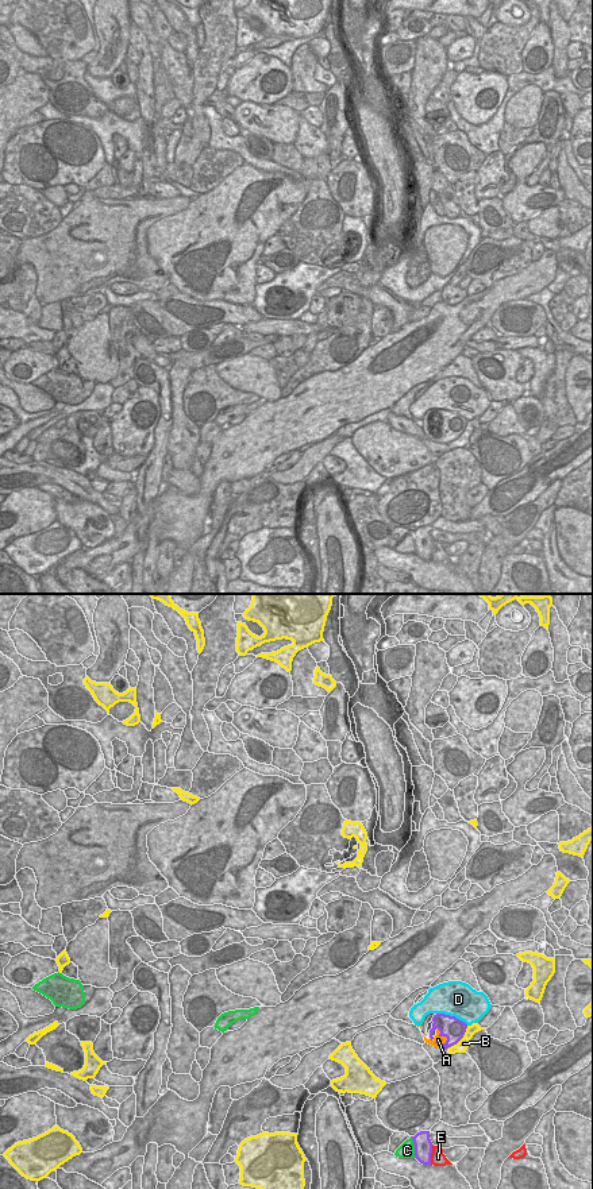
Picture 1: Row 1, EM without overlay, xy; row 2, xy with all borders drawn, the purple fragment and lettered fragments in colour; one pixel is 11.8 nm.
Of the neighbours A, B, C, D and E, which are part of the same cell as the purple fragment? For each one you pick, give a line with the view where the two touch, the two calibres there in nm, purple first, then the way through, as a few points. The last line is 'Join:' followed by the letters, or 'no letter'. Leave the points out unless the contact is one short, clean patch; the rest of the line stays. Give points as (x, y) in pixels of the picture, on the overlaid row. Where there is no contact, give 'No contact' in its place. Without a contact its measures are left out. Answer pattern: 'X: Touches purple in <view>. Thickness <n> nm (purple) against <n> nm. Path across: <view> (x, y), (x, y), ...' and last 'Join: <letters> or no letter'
A: Touches purple in xy. Thickness 280 nm (purple) against 100 nm
Join: A.

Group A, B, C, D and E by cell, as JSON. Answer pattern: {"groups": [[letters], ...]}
{"groups": [["A"], ["B"], ["C"], ["D"], ["E"]]}

